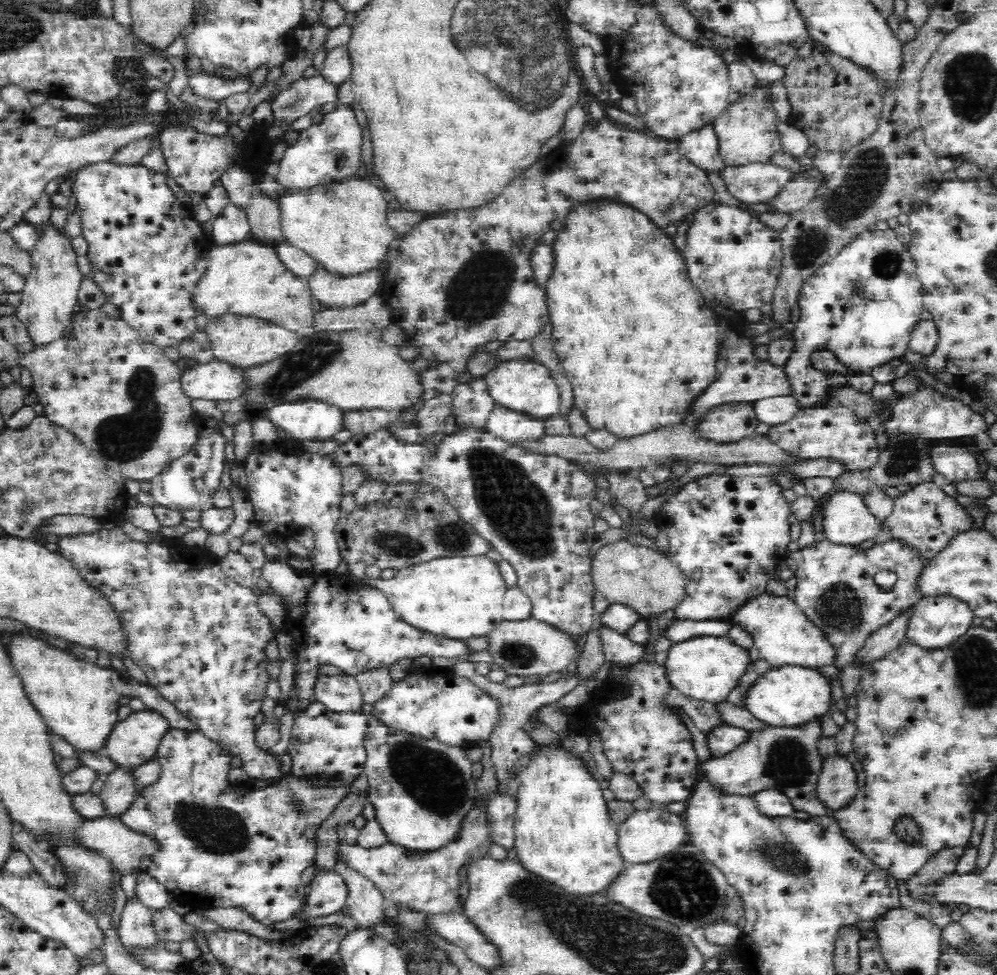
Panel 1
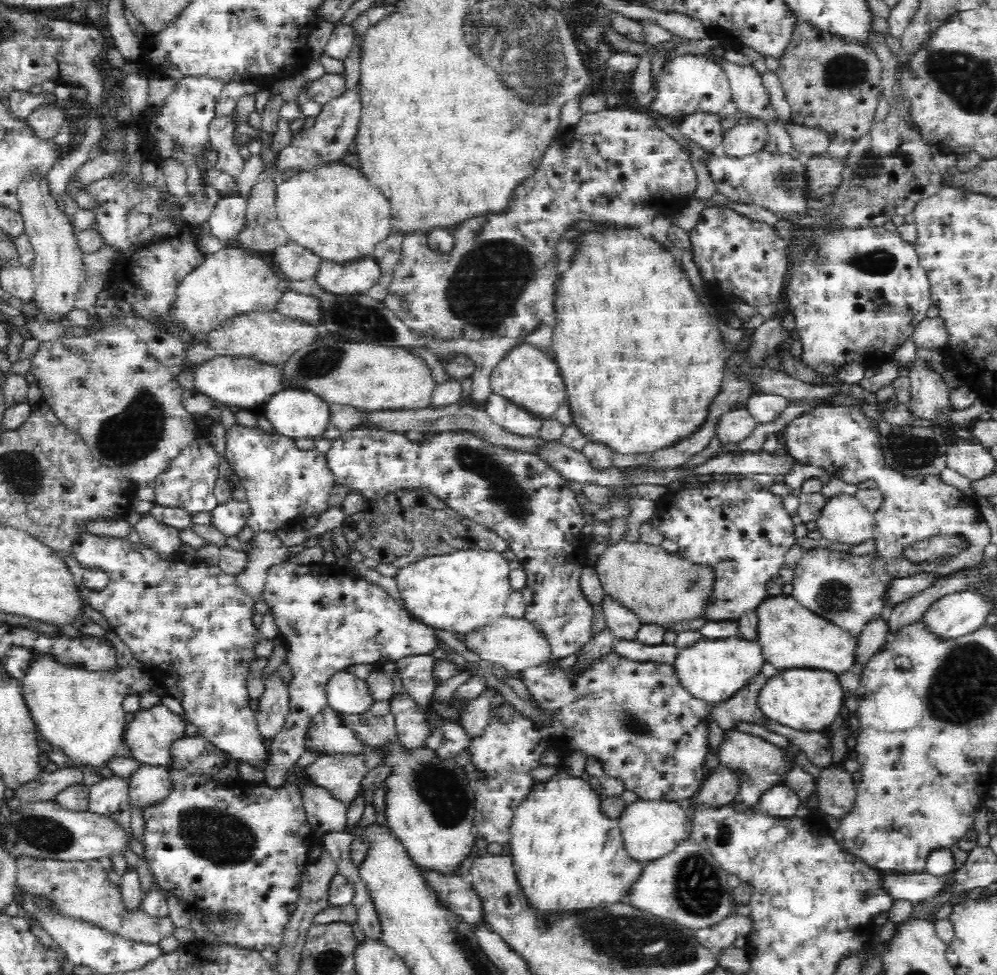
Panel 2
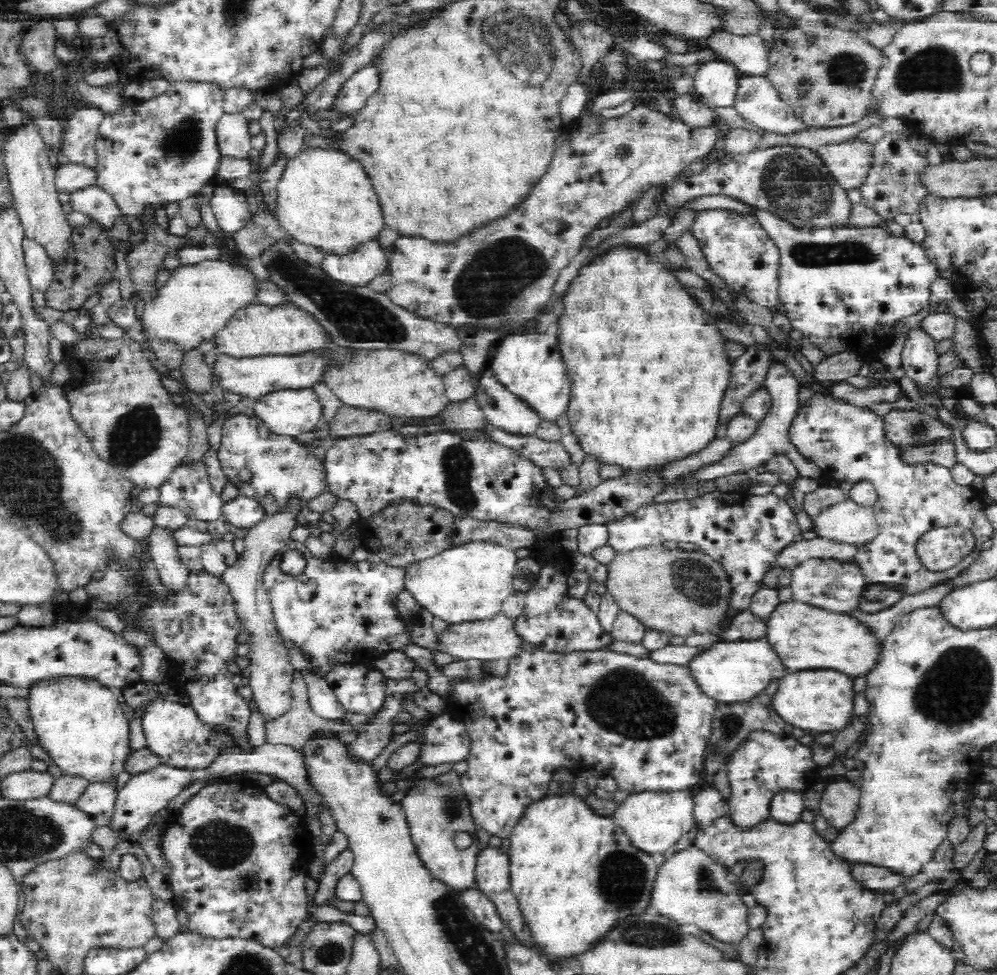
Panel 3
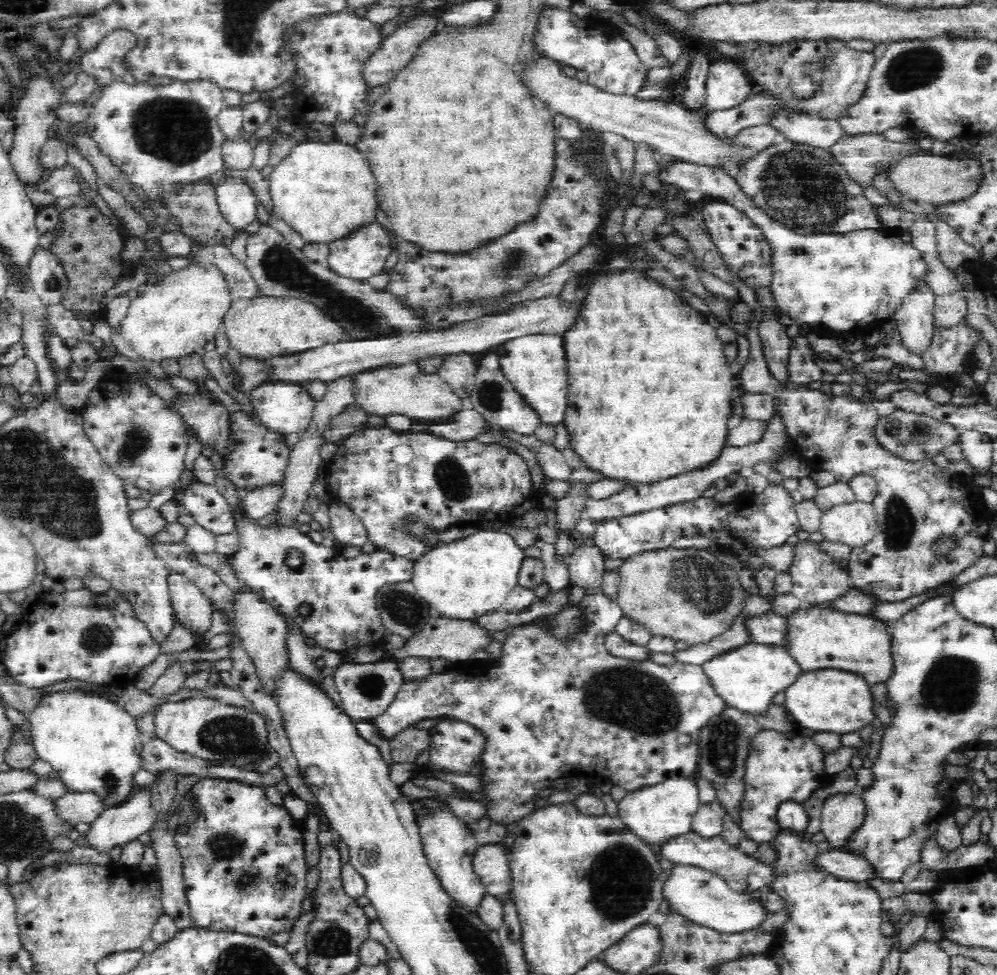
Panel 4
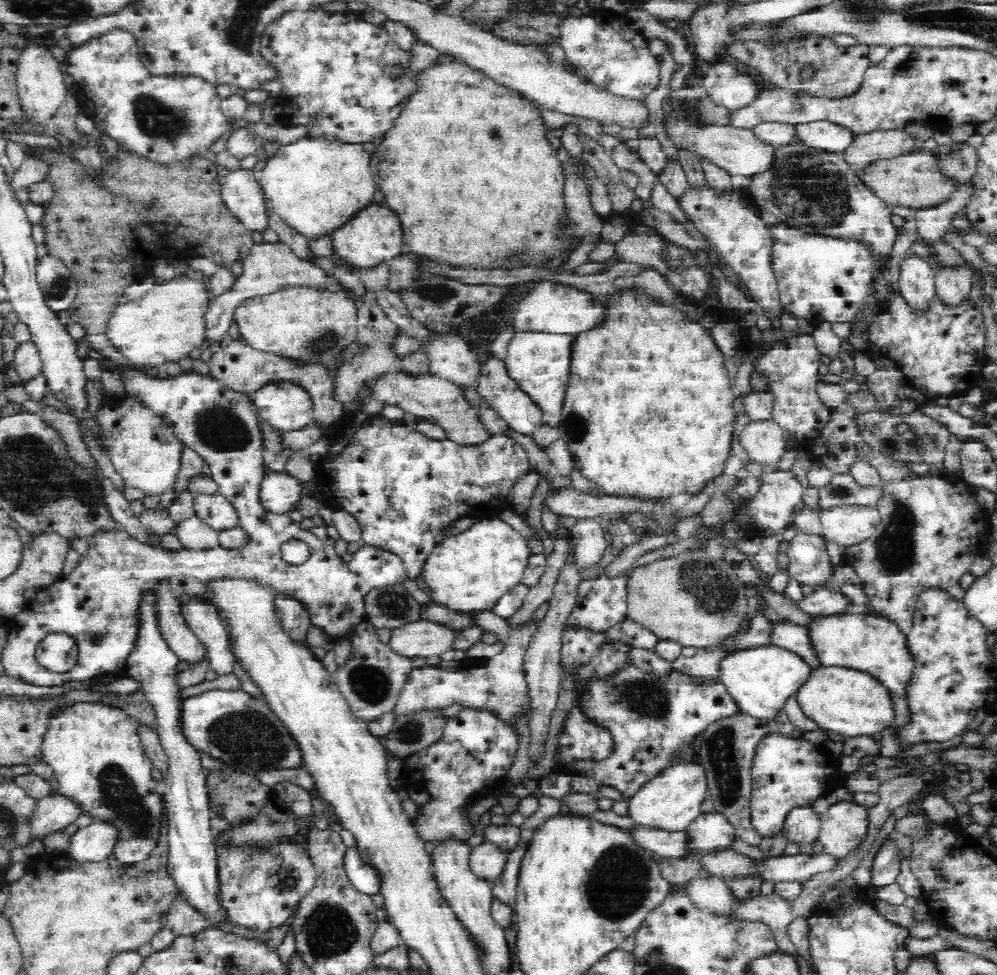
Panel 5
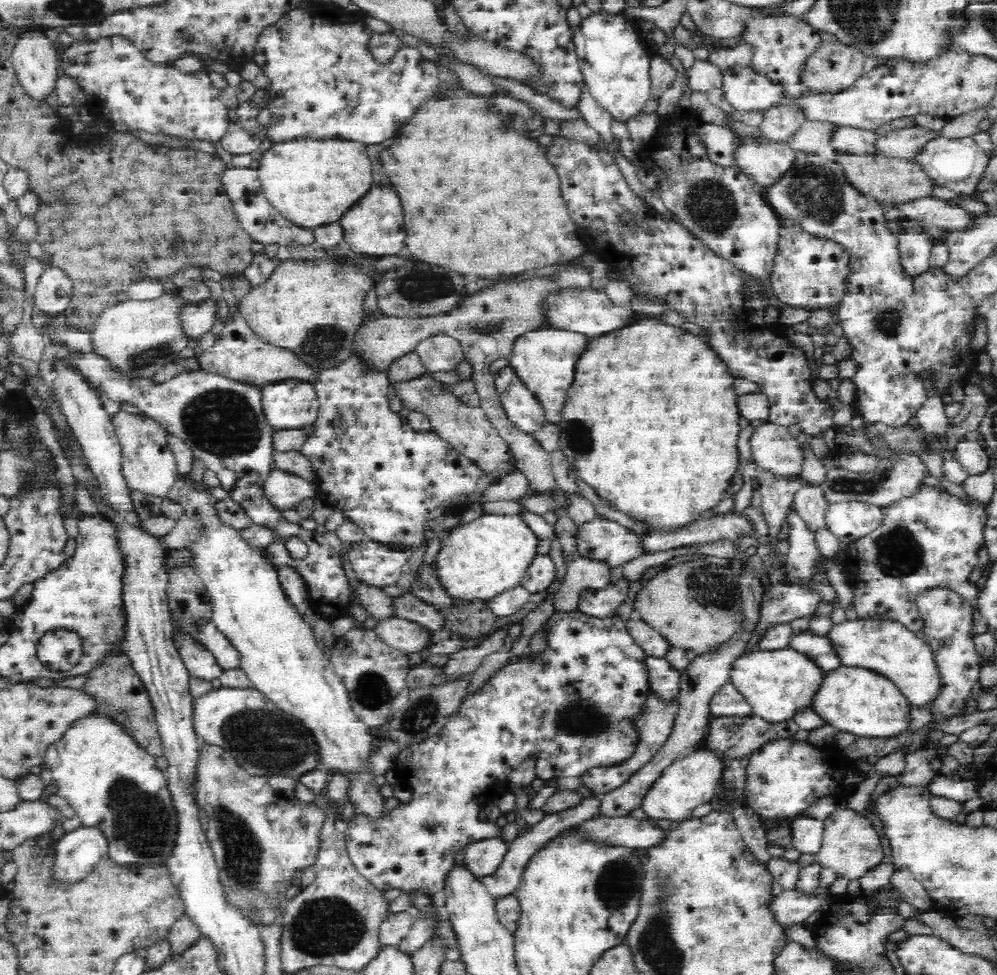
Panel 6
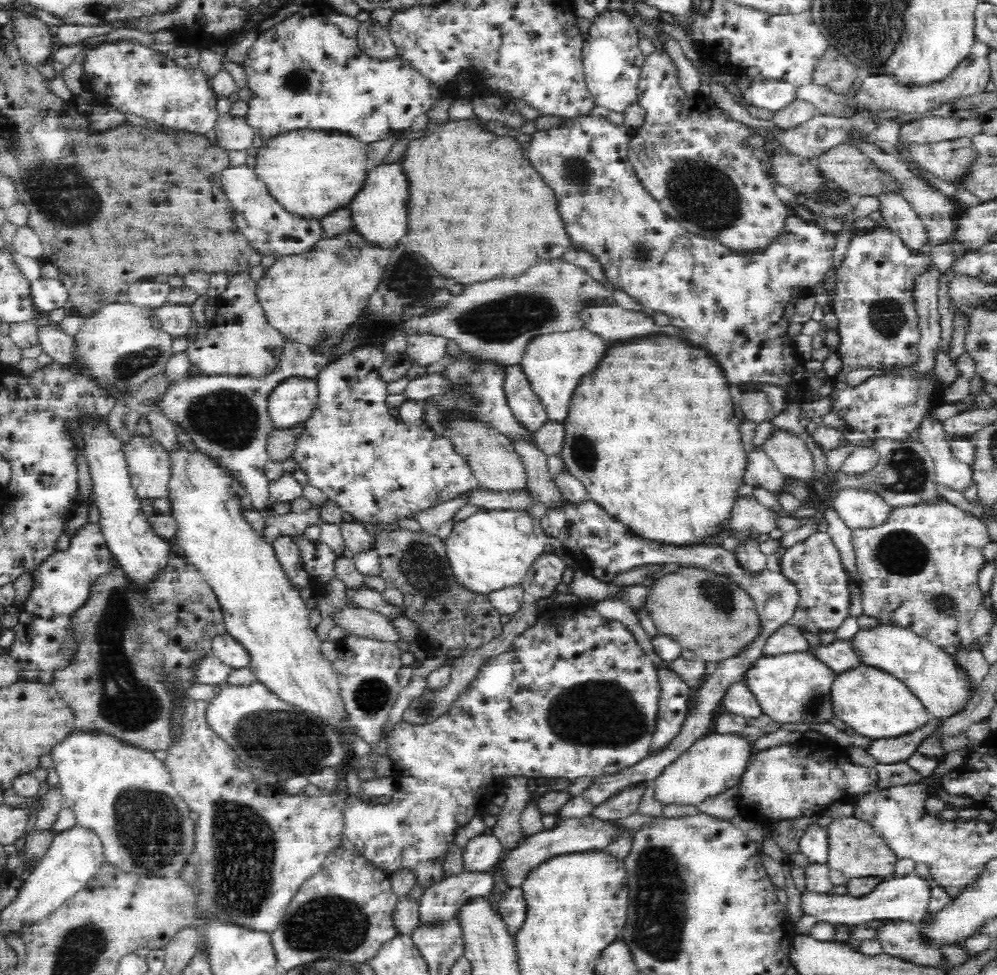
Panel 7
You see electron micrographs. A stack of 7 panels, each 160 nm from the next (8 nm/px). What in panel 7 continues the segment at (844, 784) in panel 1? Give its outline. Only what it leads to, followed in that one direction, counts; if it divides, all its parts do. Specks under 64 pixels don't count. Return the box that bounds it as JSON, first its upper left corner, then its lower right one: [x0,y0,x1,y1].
[827,816,897,881]

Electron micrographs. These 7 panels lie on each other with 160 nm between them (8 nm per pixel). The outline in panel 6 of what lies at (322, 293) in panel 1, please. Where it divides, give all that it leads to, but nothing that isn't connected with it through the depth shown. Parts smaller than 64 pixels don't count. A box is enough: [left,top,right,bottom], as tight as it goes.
[340,182,408,258]

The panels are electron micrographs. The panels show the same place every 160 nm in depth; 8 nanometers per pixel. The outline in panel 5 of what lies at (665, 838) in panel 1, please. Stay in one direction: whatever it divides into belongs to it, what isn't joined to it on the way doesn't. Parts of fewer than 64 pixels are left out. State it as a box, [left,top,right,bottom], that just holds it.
[628,759,707,832]

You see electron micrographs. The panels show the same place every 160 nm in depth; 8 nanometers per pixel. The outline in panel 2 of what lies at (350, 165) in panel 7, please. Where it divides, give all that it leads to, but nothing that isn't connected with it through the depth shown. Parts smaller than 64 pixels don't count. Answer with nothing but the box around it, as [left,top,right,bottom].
[275,160,391,262]

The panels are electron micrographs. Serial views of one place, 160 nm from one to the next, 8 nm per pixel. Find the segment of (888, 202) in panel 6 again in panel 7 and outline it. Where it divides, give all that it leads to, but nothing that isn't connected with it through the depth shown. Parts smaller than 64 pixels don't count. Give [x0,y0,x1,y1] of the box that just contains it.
[814,142,895,199]

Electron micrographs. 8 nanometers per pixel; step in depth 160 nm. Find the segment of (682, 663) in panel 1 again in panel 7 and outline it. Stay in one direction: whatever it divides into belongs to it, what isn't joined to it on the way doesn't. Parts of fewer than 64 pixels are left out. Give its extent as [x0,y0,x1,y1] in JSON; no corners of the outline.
[744,652,837,725]

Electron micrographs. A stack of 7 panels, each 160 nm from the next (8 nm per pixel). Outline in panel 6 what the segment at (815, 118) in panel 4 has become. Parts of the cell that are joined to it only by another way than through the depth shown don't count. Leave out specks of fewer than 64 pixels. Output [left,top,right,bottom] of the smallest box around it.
[830,126,878,156]

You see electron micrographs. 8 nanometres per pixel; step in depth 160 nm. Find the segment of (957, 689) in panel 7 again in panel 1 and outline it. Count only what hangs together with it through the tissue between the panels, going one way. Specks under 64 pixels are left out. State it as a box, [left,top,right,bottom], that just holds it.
[730,592,836,669]

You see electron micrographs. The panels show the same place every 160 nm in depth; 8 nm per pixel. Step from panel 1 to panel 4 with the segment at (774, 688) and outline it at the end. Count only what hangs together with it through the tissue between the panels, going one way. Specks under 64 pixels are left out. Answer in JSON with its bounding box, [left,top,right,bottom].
[784,669,878,734]

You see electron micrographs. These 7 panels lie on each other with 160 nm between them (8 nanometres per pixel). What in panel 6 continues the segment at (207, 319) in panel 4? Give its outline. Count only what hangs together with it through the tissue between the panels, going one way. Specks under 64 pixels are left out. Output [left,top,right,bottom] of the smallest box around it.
[89,293,189,378]

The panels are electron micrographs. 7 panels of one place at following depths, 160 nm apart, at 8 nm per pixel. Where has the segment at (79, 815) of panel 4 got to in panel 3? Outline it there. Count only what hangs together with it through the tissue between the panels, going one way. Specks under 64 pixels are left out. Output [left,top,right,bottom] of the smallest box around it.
[73,783,116,827]

